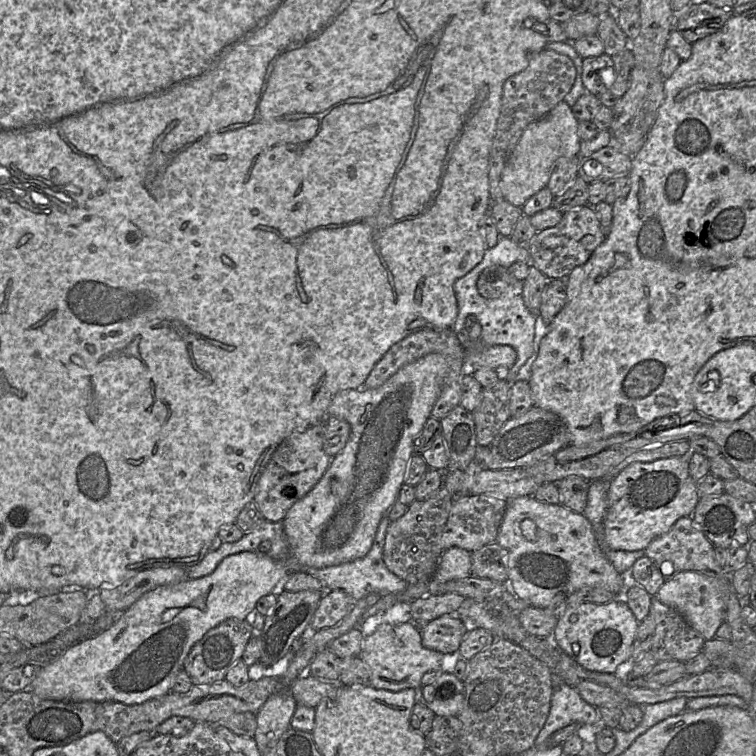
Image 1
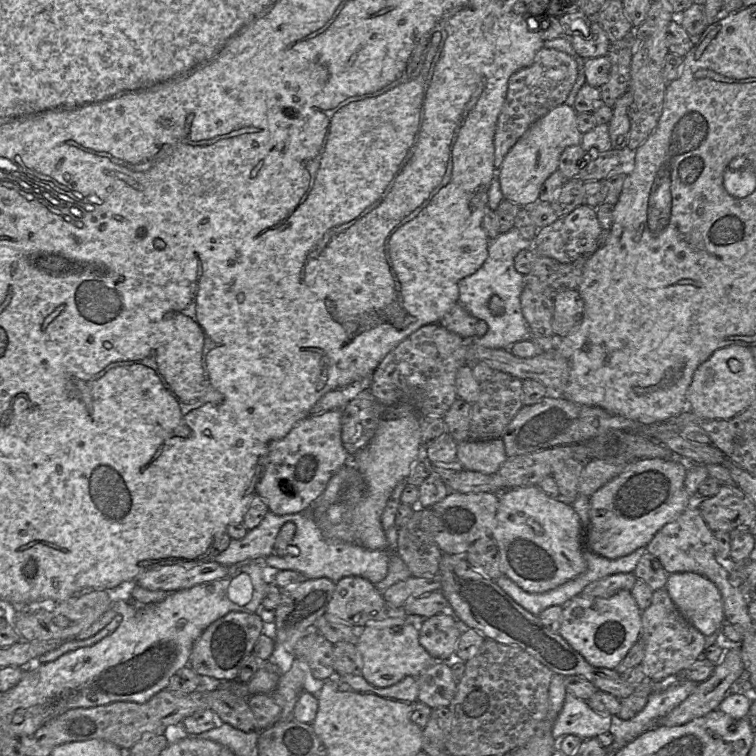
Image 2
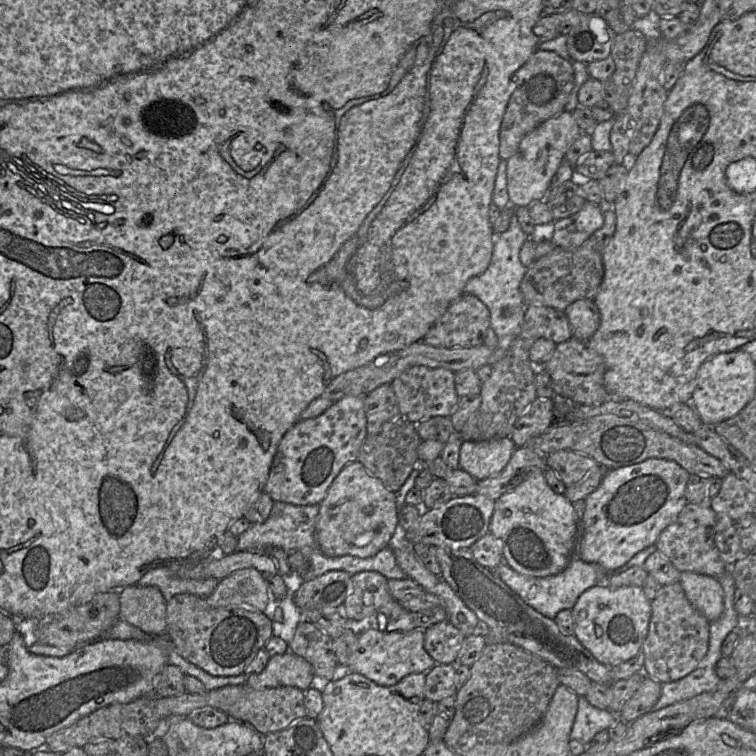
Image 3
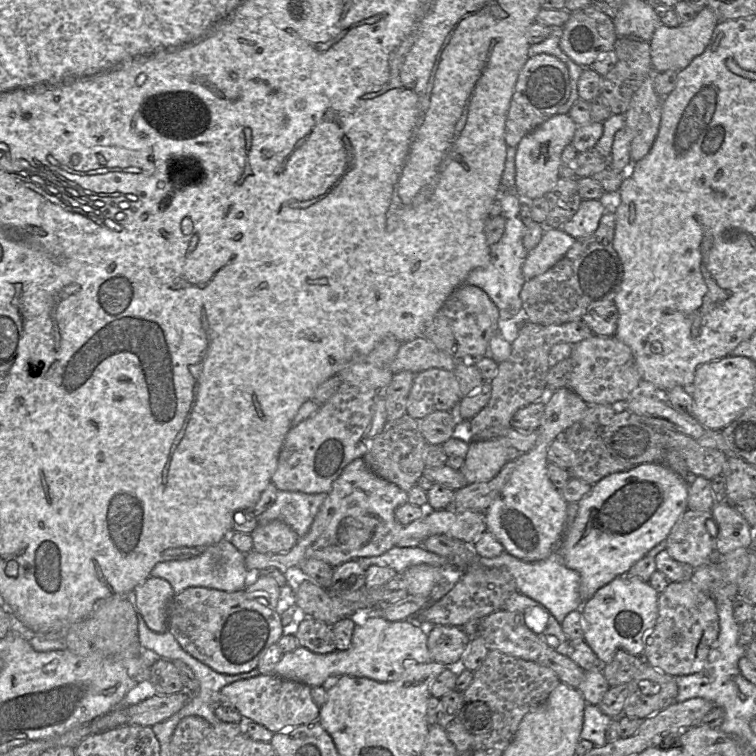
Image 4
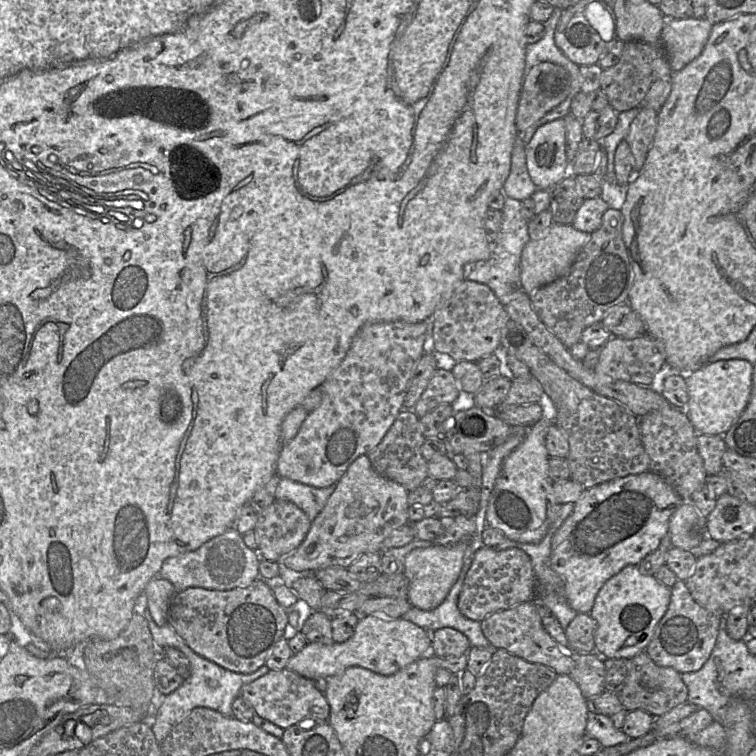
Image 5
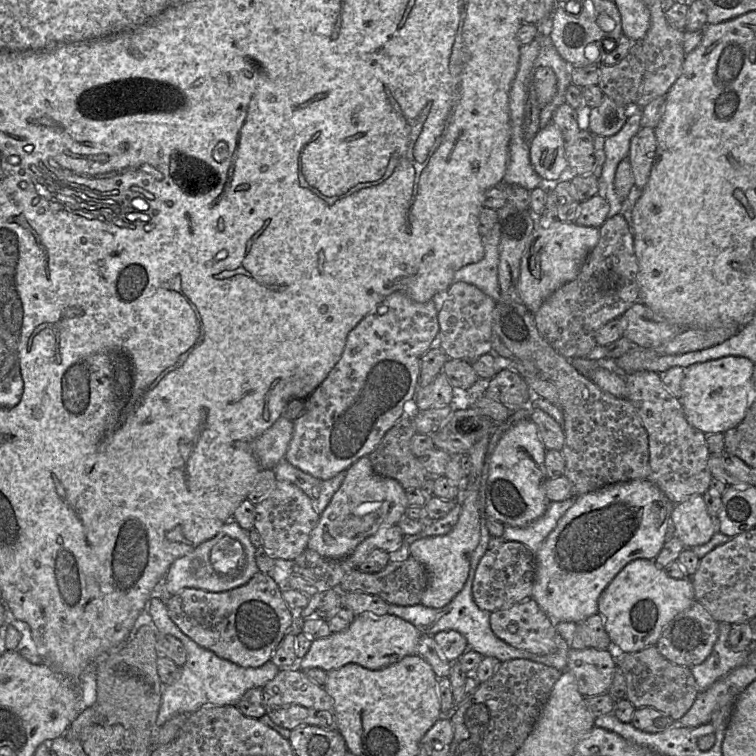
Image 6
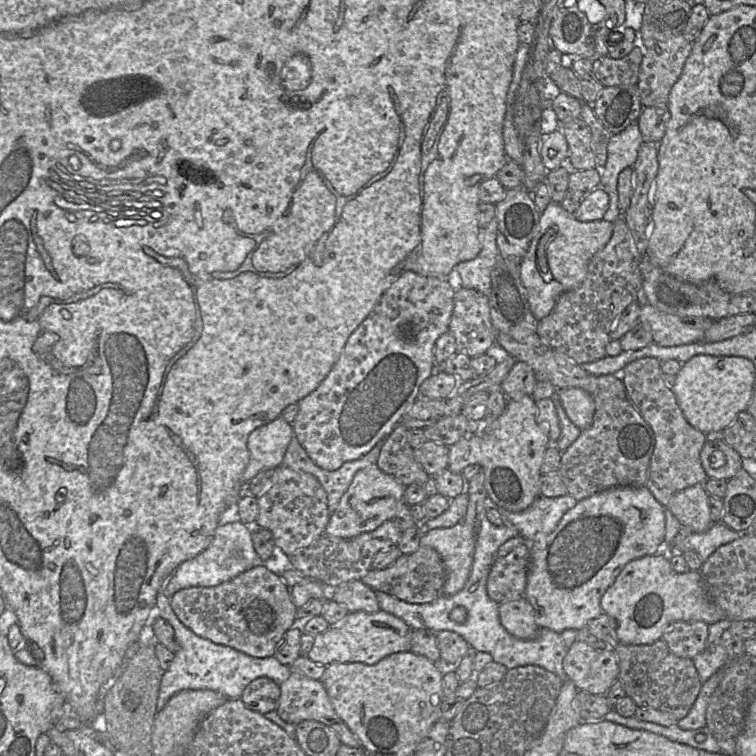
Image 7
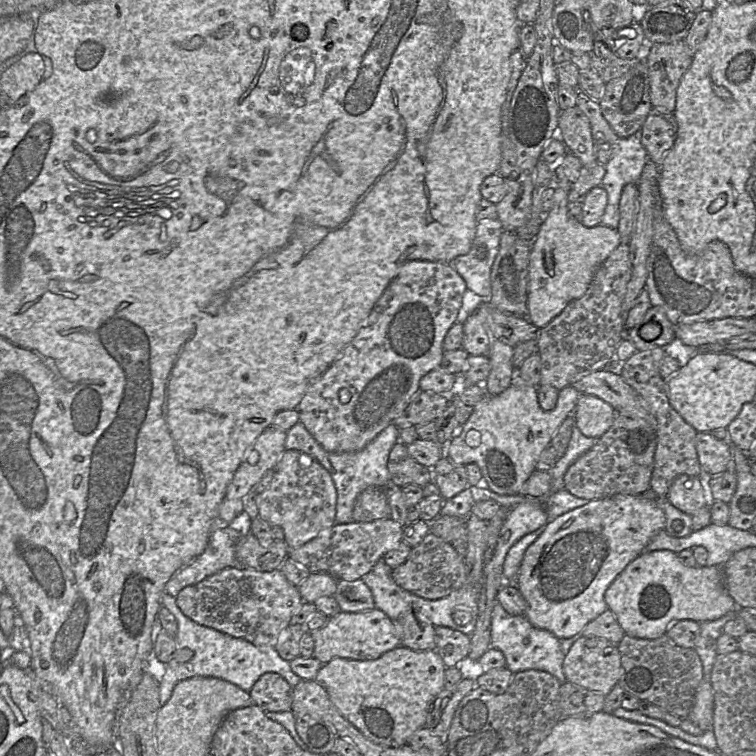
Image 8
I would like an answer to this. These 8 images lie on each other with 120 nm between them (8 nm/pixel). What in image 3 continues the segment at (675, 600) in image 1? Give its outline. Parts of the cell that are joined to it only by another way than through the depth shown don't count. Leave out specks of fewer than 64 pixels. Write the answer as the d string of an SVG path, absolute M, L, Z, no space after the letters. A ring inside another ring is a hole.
M682 571L679 583L689 602L709 622L719 618L724 606L724 592L721 584L715 577Z

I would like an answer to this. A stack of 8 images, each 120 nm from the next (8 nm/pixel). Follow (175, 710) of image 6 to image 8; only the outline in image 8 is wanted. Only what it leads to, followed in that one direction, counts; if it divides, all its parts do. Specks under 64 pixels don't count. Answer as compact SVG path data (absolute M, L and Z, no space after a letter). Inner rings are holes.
M163 593L161 605L167 608L177 621L176 649L187 648L193 651L193 657L185 663L179 663L173 659L166 664L160 682L161 707L170 699L175 686L179 682L193 677L222 679L246 692L249 692L260 676L267 672L279 674L292 688L302 680L292 671L290 663L280 657L275 647L256 646L244 639L234 638L215 629L202 626L186 617L177 606L176 598L167 593Z

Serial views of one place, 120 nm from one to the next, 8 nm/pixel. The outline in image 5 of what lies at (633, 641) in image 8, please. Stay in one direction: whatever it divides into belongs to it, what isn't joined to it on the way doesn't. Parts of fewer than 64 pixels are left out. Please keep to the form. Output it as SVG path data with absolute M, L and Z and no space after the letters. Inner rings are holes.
M642 651L627 659L627 674L619 698L626 710L642 709L657 717L687 702L688 689L680 672L672 667L657 665L646 651Z

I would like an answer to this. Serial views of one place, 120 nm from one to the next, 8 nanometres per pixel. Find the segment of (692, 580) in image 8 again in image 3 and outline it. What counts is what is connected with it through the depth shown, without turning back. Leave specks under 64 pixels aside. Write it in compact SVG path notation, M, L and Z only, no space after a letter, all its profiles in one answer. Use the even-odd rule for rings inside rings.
M601 582L586 589L572 607L574 636L597 661L608 667L635 656L648 632L651 601L641 586L611 587Z

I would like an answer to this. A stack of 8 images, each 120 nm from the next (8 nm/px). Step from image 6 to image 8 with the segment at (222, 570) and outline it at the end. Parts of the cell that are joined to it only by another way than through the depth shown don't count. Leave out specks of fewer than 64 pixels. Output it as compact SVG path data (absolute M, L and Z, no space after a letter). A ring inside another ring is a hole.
M217 525L204 551L170 578L165 585L165 592L176 598L184 587L197 584L225 568L237 566L235 545L240 536L229 525Z

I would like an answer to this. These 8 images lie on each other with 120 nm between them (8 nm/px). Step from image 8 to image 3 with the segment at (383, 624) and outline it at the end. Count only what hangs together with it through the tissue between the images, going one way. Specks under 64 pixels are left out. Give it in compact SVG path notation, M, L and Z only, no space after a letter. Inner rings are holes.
M379 614L370 617L370 629L357 637L357 646L351 659L349 668L378 685L393 686L411 673L426 673L435 666L436 662L424 648L423 628L410 631L385 631L379 629ZM291 651L271 656L265 668L247 677L245 684L253 689L292 686L303 691L311 686L312 665Z

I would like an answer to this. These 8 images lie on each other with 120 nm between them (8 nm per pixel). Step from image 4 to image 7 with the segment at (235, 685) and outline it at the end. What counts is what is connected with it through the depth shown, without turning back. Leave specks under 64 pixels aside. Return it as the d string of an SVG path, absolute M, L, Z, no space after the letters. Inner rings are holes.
M291 672L289 678L281 683L279 687L280 697L276 712L283 721L294 725L305 720L323 723L337 734L342 744L354 748L361 748L358 738L336 714L326 689L320 680L311 679L301 673Z

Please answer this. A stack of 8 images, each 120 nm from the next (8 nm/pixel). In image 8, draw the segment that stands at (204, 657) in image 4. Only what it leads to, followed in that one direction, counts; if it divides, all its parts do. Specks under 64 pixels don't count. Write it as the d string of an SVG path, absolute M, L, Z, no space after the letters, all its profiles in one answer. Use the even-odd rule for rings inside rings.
M241 565L225 568L197 584L186 586L176 597L177 606L192 621L256 646L272 647L276 646L281 631L291 624L302 603L298 587L290 583L280 569L257 571Z

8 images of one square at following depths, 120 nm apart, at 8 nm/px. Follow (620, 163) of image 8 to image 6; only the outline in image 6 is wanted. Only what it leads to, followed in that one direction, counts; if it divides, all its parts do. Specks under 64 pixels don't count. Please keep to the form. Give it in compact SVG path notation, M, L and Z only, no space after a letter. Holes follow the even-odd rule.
M633 107L623 127L613 136L605 139L606 160L599 179L606 183L606 199L610 205L607 217L611 218L622 212L622 201L615 189L615 174L618 164L629 156L632 137L641 128L641 109Z

